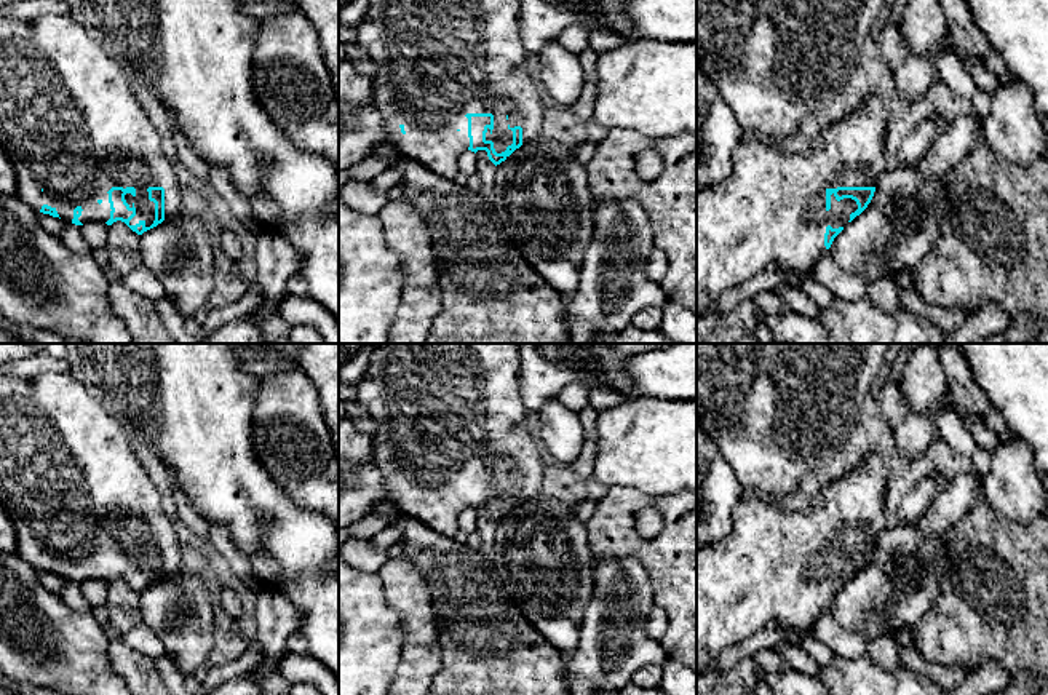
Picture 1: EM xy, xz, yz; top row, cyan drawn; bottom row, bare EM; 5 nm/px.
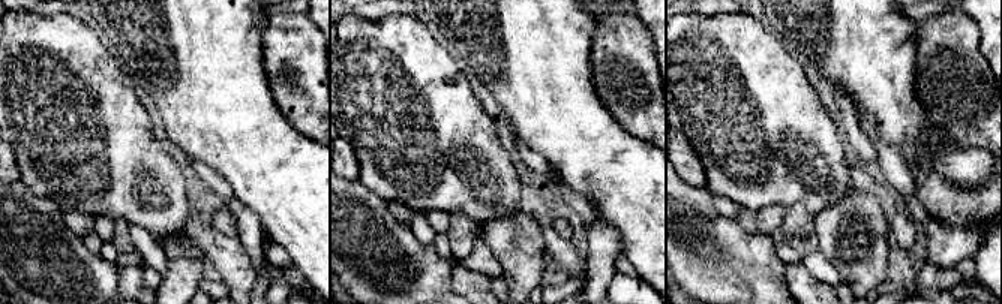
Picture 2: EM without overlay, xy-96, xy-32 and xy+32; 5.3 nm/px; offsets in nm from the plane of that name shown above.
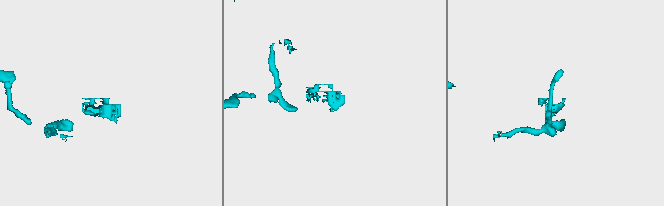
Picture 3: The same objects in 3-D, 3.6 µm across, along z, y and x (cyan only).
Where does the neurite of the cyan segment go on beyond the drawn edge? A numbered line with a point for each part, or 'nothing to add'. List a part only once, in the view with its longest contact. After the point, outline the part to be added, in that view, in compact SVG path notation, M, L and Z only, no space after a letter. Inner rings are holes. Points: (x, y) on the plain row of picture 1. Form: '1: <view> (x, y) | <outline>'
1: xy (69, 480) | M0 372L0 505L8 514L11 521L18 548L16 554L29 562L34 569L40 570L43 562L54 566L59 575L66 582L72 582L73 567L80 564L81 574L78 578L81 582L86 580L107 580L110 577L110 561L109 561L109 548L112 545L134 545L136 553L125 553L129 566L136 566L136 574L129 578L129 583L136 583L141 578L145 580L145 585L150 585L155 578L155 561L149 558L149 545L163 545L165 546L165 578L177 574L182 567L181 556L181 540L176 532L174 519L165 511L161 505L161 497L157 486L149 478L145 468L139 462L136 452L133 451L128 435L123 431L123 427L105 411L105 407L89 395L85 387L81 377L77 377L70 372L43 372L32 379L22 379L11 374Z

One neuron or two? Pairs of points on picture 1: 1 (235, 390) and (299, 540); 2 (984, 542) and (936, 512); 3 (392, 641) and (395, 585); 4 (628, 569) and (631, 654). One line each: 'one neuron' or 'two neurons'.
1: one neuron
2: two neurons
3: two neurons
4: one neuron

